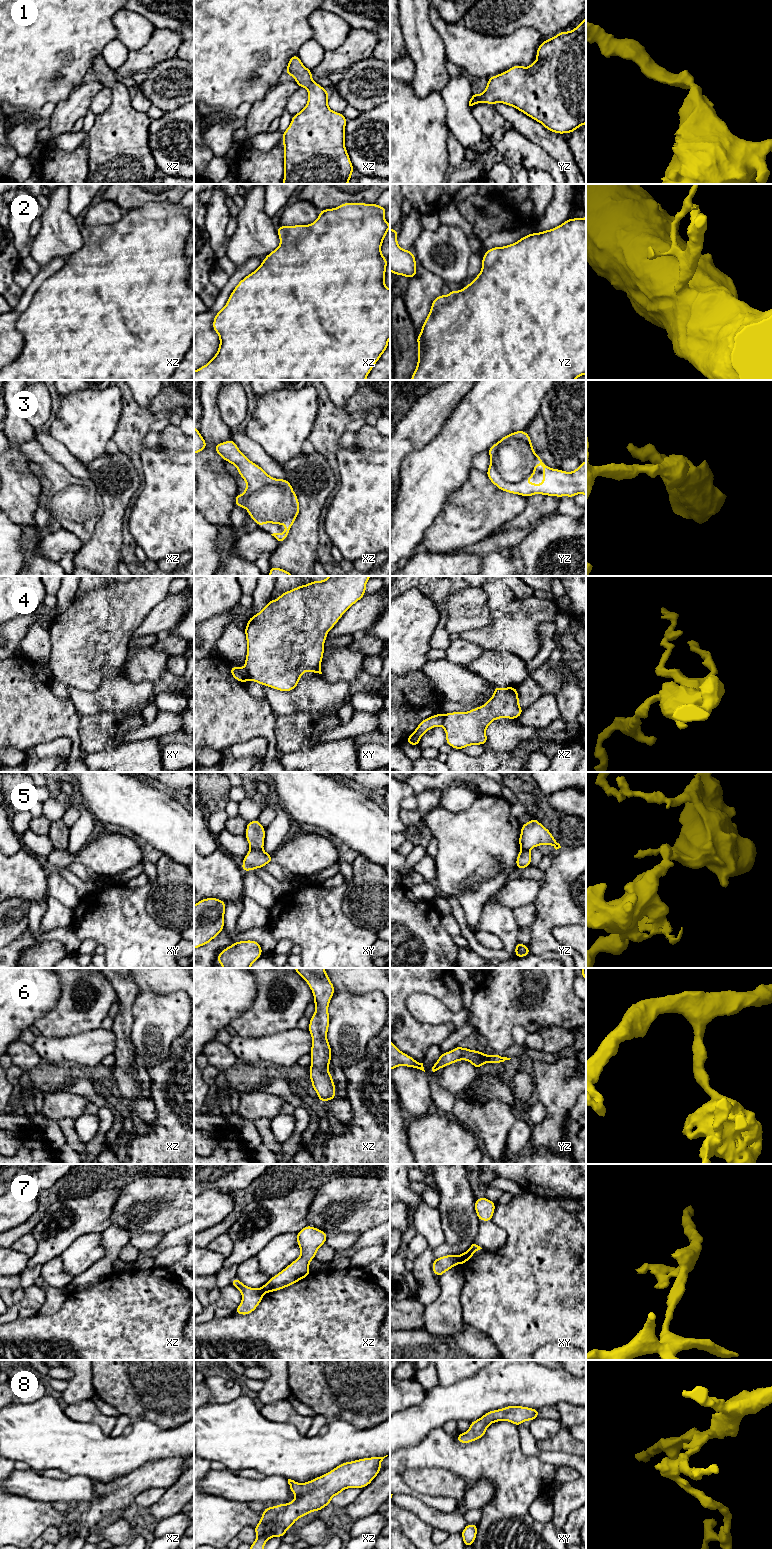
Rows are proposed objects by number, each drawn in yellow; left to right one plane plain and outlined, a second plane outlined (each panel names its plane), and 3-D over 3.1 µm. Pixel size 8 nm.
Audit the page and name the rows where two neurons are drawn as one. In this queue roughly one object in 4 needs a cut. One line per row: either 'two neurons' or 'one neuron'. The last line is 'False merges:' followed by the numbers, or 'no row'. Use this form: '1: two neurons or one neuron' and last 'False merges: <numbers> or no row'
1: one neuron
2: one neuron
3: one neuron
4: two neurons
5: two neurons
6: one neuron
7: two neurons
8: one neuron
False merges: 4, 5, 7

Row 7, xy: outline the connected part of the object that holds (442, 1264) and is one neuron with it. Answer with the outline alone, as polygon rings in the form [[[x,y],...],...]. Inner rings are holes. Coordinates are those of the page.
[[[445,1255],[436,1258],[432,1264],[433,1273],[436,1276],[443,1275],[446,1271],[453,1268],[458,1264],[458,1256],[455,1255]]]

